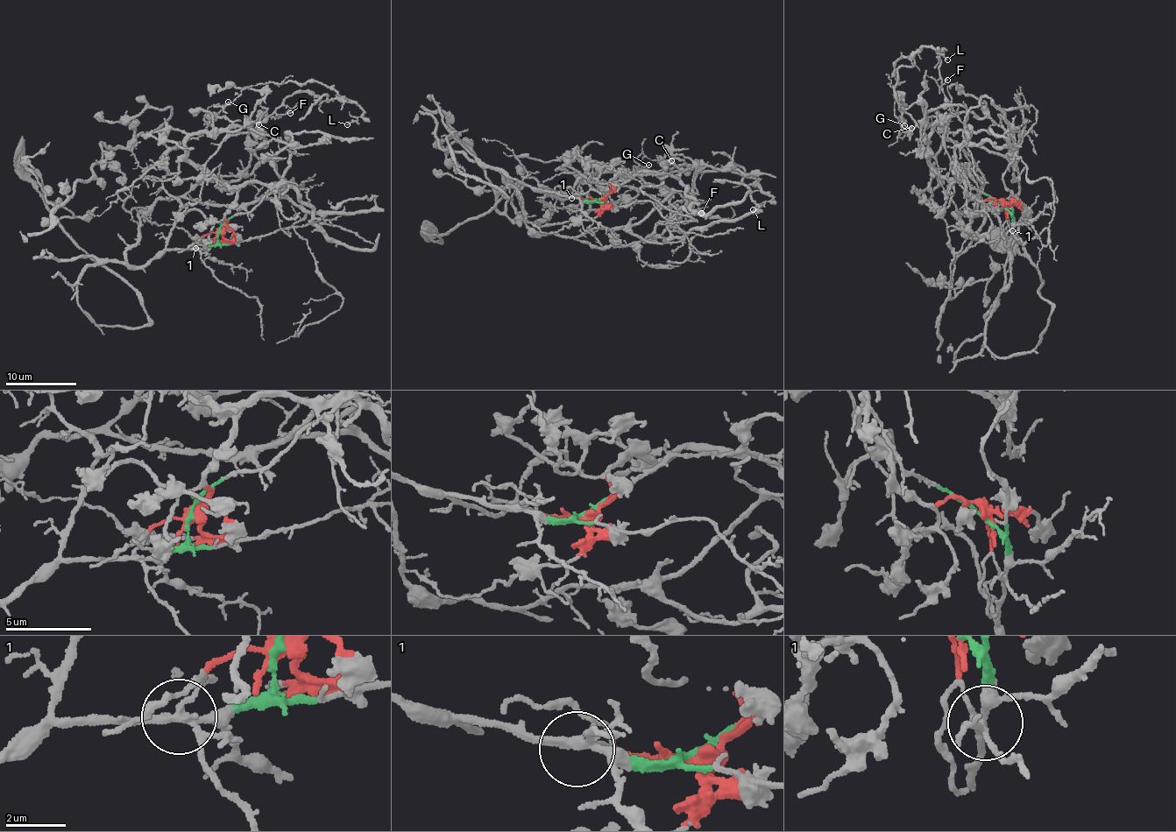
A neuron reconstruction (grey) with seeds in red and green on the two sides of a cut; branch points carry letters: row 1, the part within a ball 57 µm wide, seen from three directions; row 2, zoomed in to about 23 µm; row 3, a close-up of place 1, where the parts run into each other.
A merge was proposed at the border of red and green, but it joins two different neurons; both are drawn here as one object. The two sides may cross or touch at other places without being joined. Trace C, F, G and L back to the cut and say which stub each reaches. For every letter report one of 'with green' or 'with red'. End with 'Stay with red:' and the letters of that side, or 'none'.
C: with red
F: with green
G: with red
L: with red
Stay with red: C, G, L

